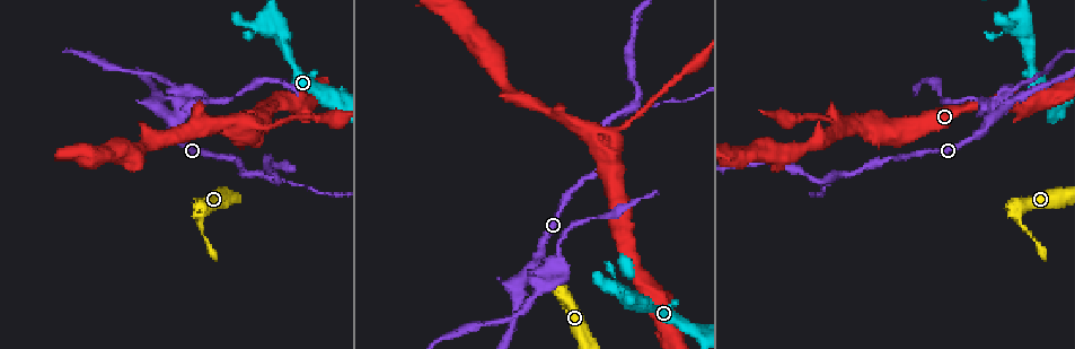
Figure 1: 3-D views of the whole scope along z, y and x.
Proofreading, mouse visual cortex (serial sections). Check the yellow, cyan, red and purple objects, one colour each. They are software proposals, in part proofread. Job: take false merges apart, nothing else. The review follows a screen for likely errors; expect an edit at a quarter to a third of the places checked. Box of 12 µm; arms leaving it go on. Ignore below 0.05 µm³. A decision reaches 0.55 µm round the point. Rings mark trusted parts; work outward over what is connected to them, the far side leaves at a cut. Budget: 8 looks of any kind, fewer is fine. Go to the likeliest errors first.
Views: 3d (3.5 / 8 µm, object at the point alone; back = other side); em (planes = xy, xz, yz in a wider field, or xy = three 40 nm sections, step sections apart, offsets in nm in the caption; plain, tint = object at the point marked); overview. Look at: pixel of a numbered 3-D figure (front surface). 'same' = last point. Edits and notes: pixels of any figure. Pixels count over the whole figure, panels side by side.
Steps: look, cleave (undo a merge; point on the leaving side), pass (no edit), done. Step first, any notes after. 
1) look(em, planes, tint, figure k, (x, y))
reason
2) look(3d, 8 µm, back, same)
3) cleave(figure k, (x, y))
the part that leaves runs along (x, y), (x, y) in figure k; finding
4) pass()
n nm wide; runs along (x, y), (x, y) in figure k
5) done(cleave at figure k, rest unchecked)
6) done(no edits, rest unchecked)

look(3d, 8 µm, figure 1, (635, 106))
abrupt turn

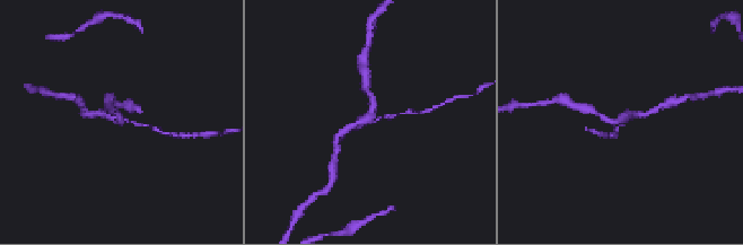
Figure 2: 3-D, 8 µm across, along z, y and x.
look(3d, 3.5 µm, back, figure 2, (620, 117))

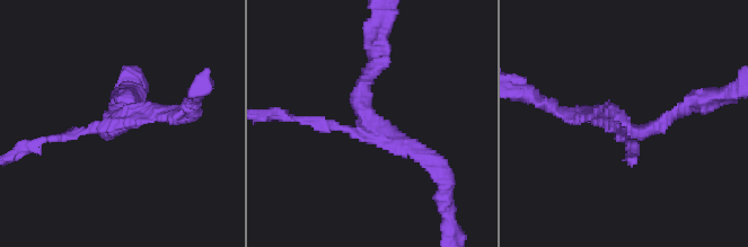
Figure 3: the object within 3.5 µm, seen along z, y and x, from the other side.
look(em, xy, step 5, tint, figure 3, (617, 125))
now the EM

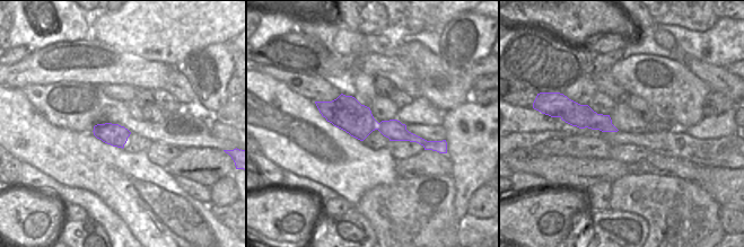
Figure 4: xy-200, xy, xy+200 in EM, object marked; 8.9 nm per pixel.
cleave(figure 3, (319, 121))
3 arms; arms of 150, 200, 200 nm; the part that leaves runs along (359, 132), (276, 114) in figure 3; a second cell is stuck on

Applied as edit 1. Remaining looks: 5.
look(3d, 8 µm, figure 1, (203, 220))
abrupt turn

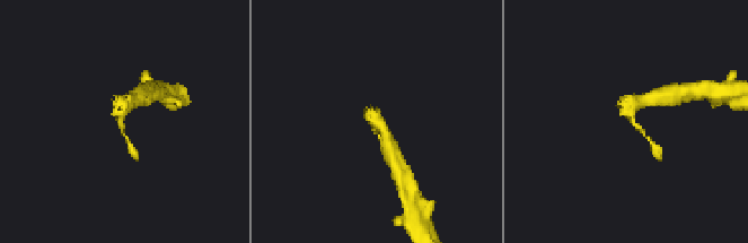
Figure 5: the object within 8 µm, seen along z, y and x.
look(em, xy, step 2, tint, figure 5, (124, 118))
need the tissue

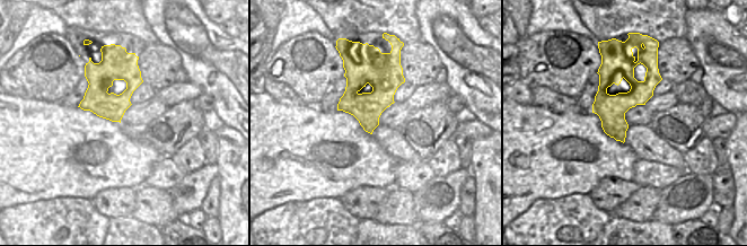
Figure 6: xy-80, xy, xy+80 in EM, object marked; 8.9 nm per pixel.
pass()
runs along (633, 61), (618, 138) in figure 6; all the same cell

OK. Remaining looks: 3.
look(3d, 3.5 µm, figure 1, (546, 268))
four-way junction

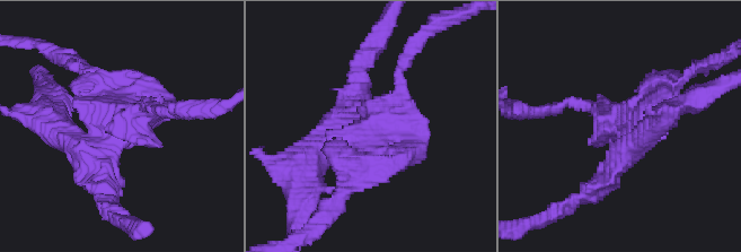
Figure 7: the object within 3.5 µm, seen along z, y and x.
cleave(figure 7, (387, 127))
the part that leaves runs along (364, 130), (368, 162), (334, 199) in figure 7; a second cell is stuck on

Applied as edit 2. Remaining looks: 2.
done(cleave at figure 3, cleave at figure 7, rest unchecked)

